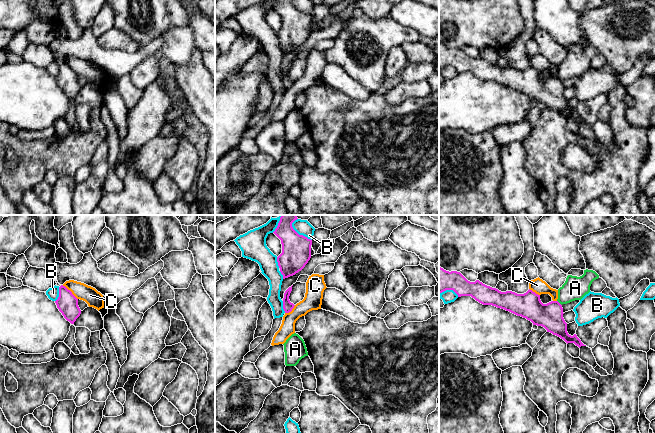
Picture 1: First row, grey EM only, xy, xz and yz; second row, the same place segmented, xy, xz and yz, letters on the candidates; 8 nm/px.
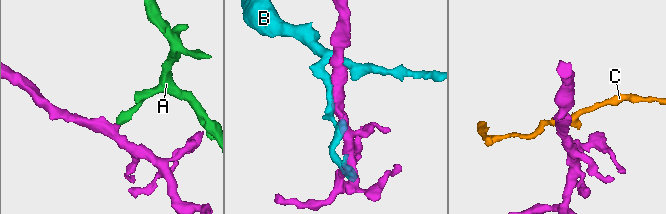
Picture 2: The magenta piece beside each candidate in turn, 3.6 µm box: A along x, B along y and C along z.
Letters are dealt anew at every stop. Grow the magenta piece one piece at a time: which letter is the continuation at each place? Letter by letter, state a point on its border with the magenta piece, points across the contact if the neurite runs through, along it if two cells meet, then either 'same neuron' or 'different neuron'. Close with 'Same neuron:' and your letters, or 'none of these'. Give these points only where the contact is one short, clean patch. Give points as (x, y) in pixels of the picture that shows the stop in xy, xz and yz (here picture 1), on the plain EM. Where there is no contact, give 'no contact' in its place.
A: meets magenta in yz at (559, 79); border along yz (557, 76), (561, 81); different neuron
B: meets magenta in xz at (300, 11); different neuron
C: meets magenta in xy at (70, 67); border along xy (62, 61), (77, 75); different neuron
Same neuron: none of these

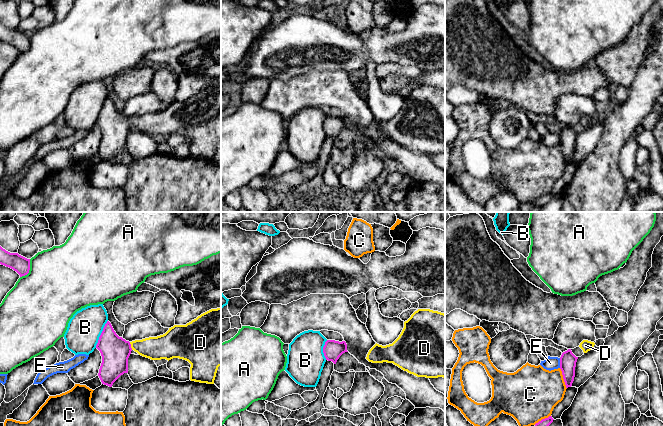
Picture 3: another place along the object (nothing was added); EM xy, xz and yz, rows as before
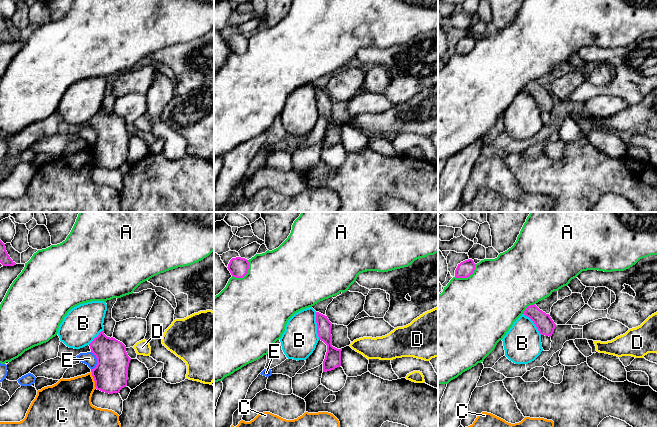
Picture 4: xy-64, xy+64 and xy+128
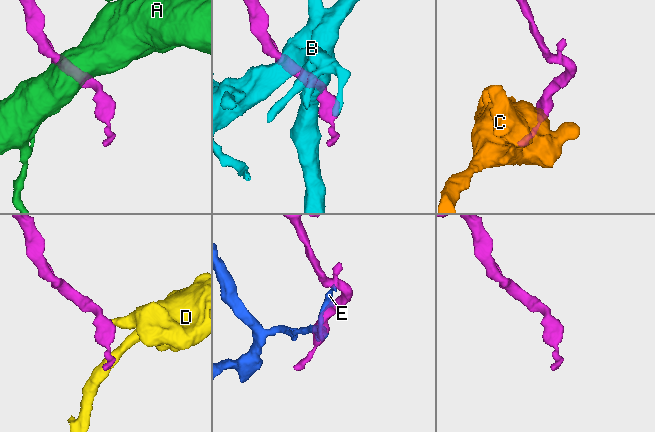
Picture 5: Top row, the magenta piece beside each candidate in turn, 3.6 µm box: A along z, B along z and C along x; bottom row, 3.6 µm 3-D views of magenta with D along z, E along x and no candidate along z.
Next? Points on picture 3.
A: meets magenta in xy at (29, 45); different neuron
B: meets magenta in xy at (101, 110); different neuron
C: meets magenta in yz at (563, 154); different neuron
D: meets magenta in xy at (130, 122); runs through xy (115, 127), (130, 122), (161, 123); same neuron
E: meets magenta in yz at (560, 139); border along yz (559, 134), (560, 143); different neuron
Same neuron: D

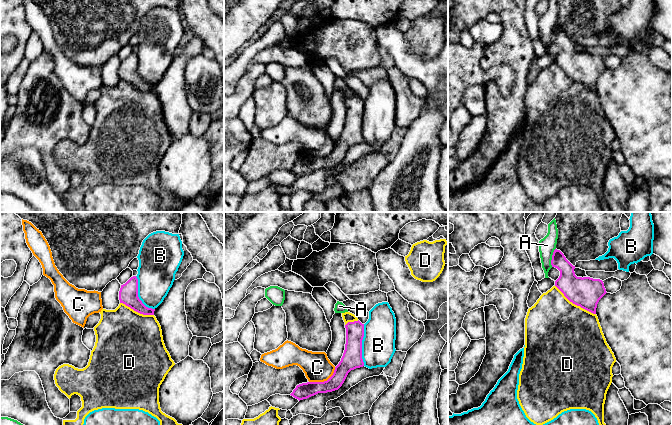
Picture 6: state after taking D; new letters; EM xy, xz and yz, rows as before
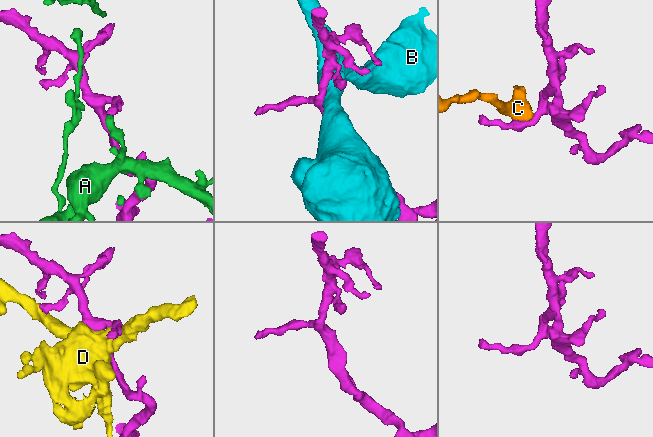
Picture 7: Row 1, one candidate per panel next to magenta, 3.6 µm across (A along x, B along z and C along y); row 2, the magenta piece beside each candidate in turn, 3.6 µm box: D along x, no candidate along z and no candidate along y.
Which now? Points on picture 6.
A: meets magenta in yz at (552, 33); different neuron
B: meets magenta in xz at (361, 121); border along xz (364, 100), (362, 116), (363, 141); different neuron
C: meets magenta in xz at (324, 157); border along xz (335, 143), (332, 150), (326, 156), (309, 158); different neuron
D: meets magenta in yz at (575, 80); different neuron
Same neuron: none of these

